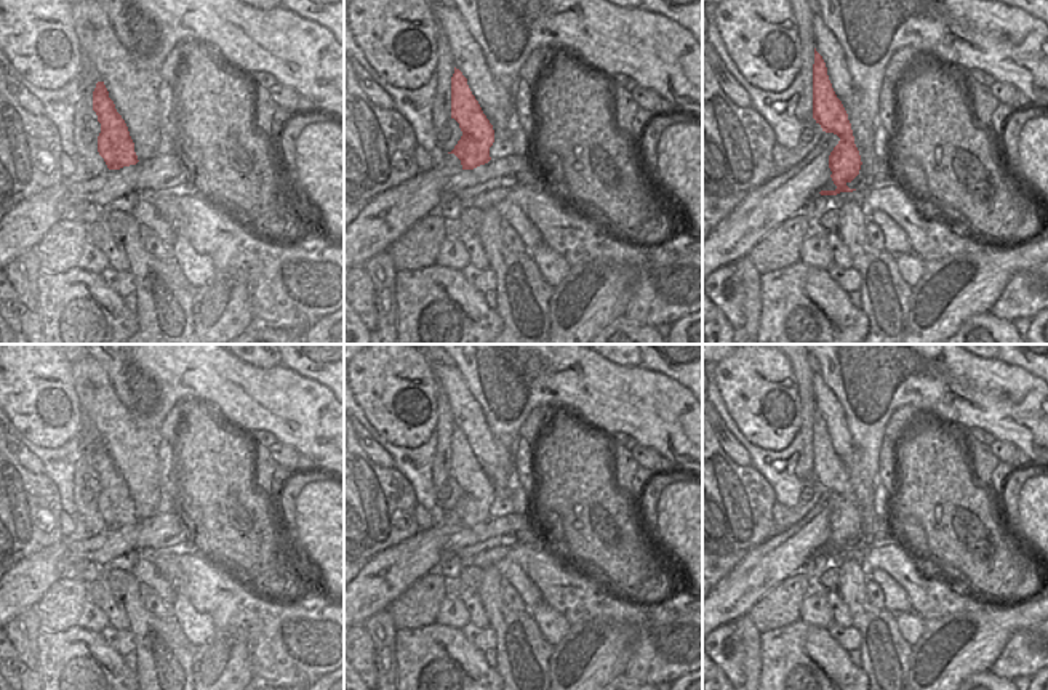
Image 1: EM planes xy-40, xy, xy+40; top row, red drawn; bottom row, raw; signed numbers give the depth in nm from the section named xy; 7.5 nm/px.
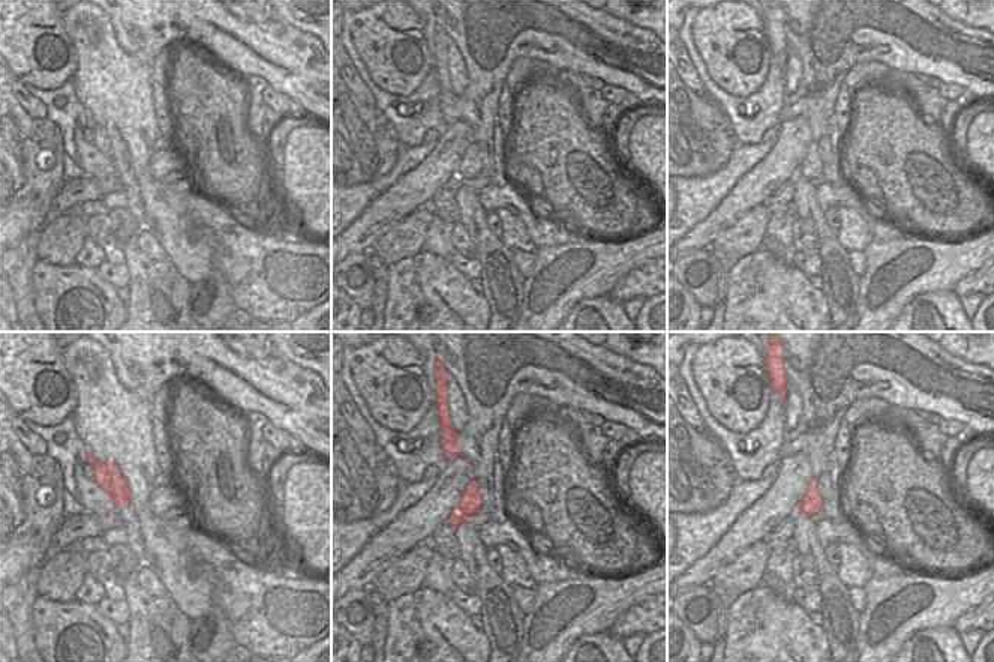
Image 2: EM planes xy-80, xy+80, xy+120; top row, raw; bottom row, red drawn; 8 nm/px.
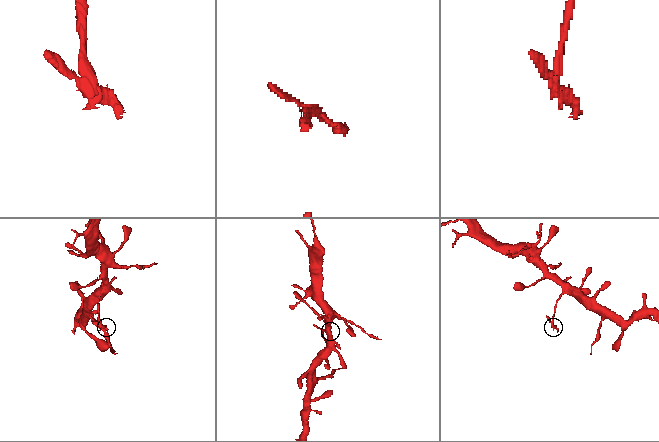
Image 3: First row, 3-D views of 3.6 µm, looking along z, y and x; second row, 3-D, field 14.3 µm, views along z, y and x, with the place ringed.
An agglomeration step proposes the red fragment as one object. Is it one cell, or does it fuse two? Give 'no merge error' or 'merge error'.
merge error

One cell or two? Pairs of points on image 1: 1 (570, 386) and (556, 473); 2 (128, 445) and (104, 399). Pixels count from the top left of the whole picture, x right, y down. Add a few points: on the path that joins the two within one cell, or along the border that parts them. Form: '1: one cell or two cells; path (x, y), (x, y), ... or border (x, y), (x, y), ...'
1: two cells; border (565, 413), (600, 429)
2: one cell; path (122, 434), (106, 410)

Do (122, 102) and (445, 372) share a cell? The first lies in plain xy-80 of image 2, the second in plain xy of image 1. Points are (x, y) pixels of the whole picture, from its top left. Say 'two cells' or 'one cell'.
one cell

